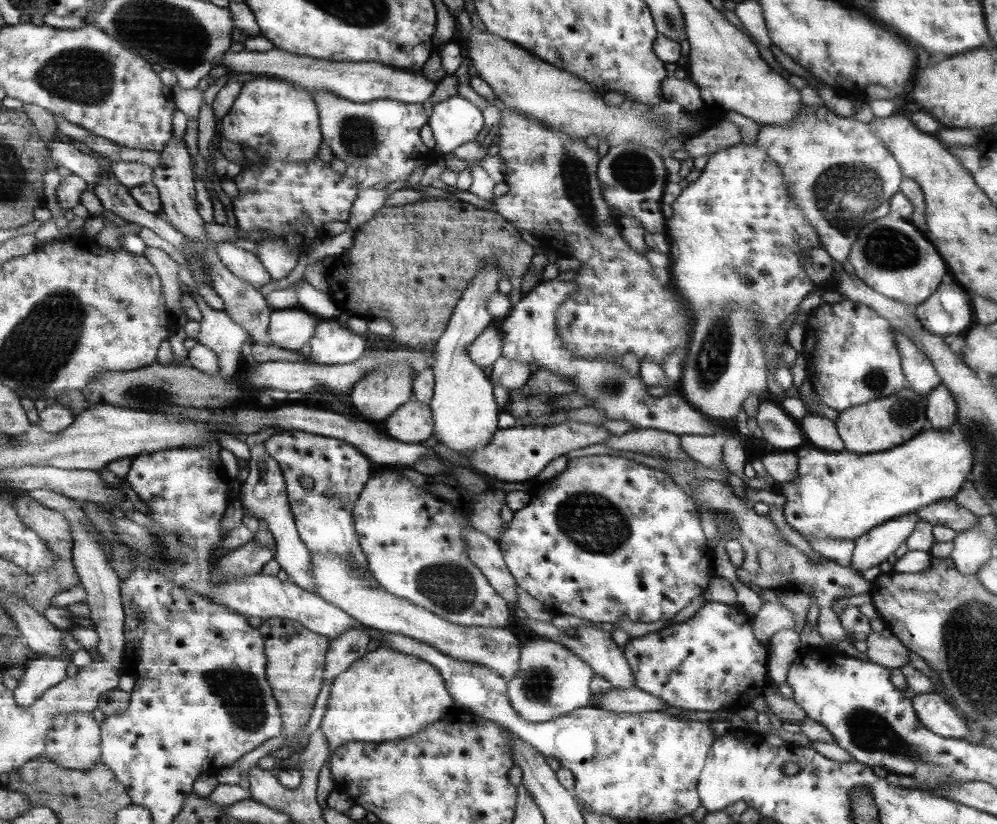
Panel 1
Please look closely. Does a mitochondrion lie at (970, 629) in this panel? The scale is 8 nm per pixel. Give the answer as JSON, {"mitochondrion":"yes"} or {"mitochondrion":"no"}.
{"mitochondrion":"yes"}

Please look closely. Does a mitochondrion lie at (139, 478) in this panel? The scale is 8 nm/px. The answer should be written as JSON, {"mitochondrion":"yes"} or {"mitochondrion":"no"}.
{"mitochondrion":"no"}

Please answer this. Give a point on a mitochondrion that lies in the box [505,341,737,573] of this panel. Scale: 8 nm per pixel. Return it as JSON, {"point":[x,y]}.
{"point":[590,521]}

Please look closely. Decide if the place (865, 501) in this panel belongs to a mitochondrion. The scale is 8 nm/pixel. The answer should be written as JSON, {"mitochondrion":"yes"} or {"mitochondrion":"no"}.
{"mitochondrion":"no"}

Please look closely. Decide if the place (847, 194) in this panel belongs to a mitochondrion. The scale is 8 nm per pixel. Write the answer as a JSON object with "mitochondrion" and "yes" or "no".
{"mitochondrion":"yes"}

